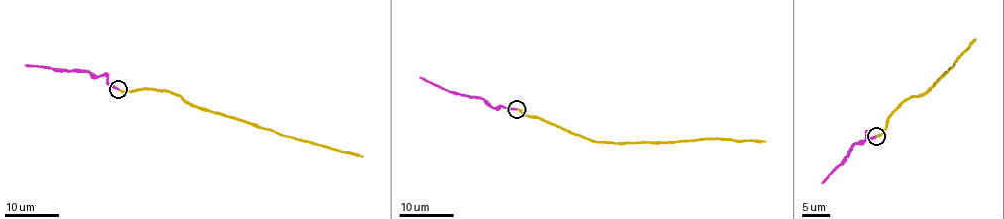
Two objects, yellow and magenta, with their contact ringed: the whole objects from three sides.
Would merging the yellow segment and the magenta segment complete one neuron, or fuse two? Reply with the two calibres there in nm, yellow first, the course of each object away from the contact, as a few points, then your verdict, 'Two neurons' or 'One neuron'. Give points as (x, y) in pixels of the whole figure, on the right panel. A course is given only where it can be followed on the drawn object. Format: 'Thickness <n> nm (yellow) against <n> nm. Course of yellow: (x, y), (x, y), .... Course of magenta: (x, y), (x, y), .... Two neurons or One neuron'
Thickness 280 nm (yellow) against 240 nm. Course of yellow: (876, 136), (886, 129), (890, 115), (903, 101), (927, 89), (975, 39). Course of magenta: (876, 136), (872, 139), (865, 135), (862, 141), (855, 144), (821, 183). One neuron

